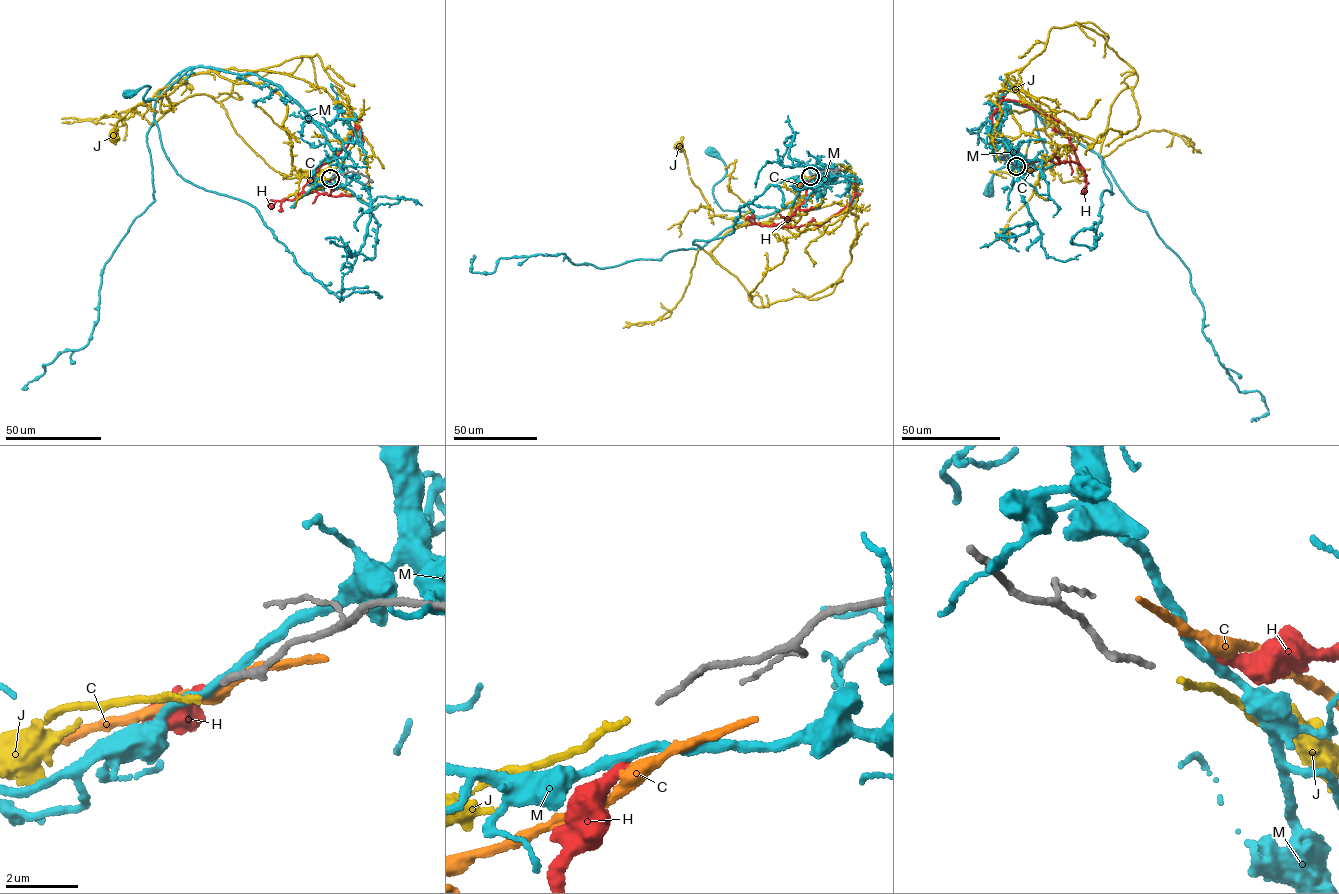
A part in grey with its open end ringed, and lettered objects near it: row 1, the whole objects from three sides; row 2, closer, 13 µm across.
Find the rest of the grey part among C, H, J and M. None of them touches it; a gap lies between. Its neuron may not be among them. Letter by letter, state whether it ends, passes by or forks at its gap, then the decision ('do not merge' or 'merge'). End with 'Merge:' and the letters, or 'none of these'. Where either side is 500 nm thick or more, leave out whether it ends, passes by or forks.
C: it passes by; do not merge
H: it ends there; do not merge
J: it ends there; merge
M: it passes by; do not merge
Merge: J

